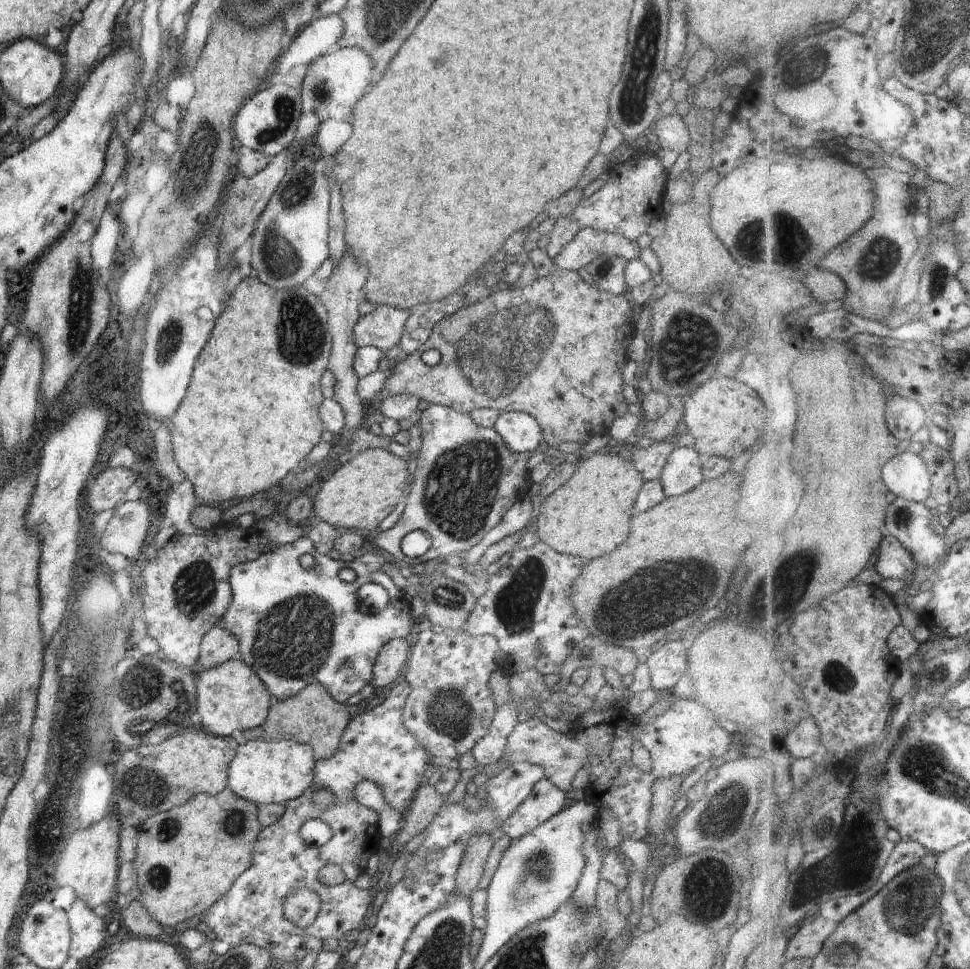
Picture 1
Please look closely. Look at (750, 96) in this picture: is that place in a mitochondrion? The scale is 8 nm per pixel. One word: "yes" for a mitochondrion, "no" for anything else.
no

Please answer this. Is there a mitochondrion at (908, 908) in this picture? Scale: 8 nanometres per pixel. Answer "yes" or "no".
yes

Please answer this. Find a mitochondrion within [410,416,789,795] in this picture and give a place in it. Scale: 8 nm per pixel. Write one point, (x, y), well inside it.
(459, 492)

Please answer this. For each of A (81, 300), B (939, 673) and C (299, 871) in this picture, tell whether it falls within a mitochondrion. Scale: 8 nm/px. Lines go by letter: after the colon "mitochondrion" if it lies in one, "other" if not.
A: mitochondrion
B: mitochondrion
C: mitochondrion

